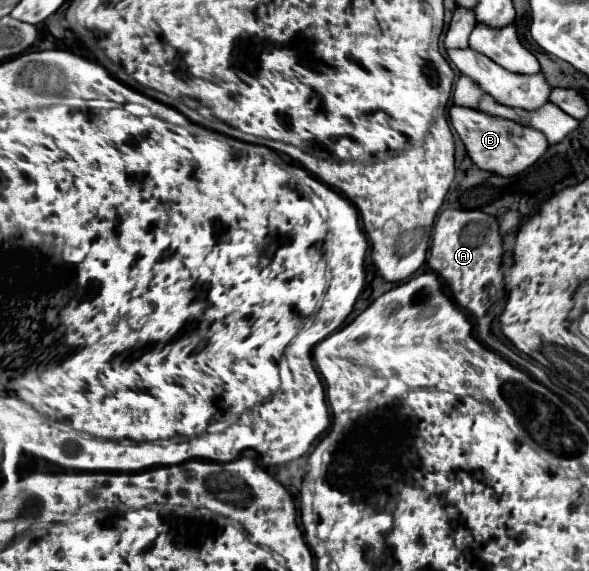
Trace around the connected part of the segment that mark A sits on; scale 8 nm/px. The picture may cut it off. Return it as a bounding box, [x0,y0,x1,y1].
[427,209,503,319]

